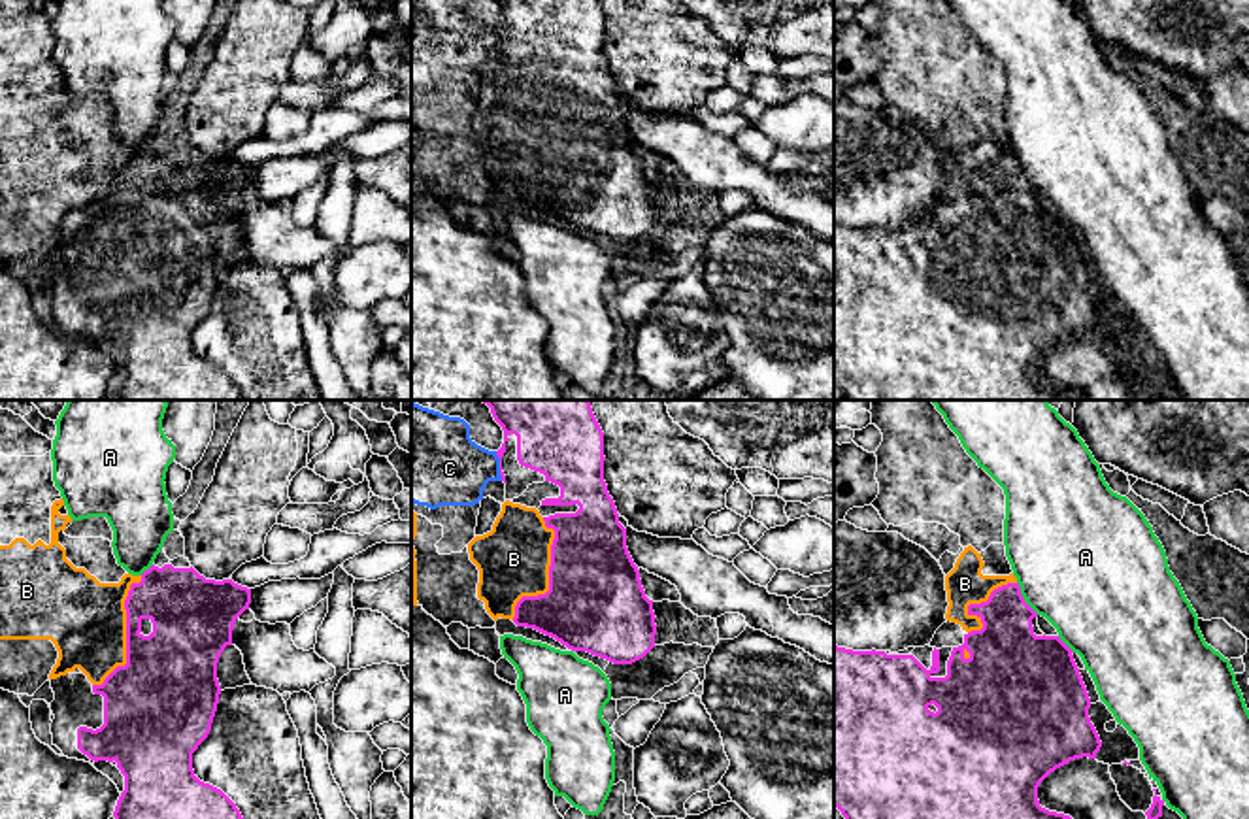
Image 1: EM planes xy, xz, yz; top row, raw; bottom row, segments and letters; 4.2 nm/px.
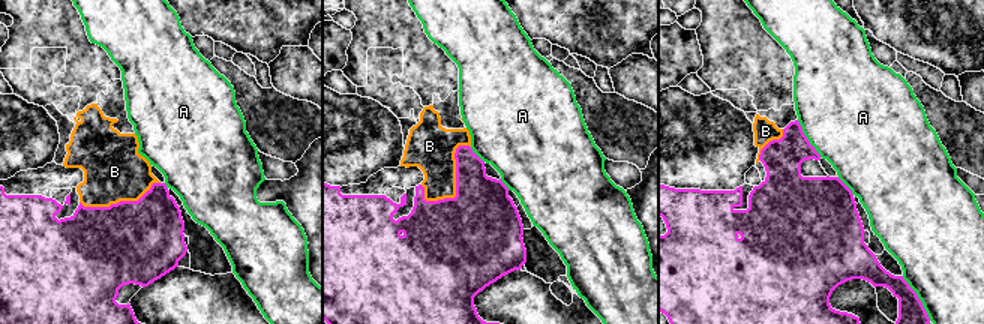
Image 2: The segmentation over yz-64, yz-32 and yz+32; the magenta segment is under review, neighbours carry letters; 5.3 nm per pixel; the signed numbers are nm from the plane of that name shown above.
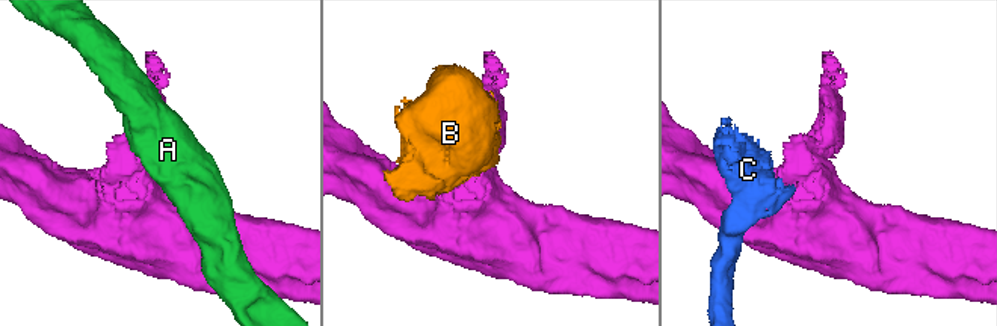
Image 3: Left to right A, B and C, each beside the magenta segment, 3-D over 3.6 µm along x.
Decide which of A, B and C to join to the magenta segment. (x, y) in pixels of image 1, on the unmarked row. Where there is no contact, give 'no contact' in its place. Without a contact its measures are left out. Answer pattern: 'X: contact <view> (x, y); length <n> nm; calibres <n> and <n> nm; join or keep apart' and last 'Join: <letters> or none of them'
A: contact yz (1023, 176); length 170 nm; calibres 300 and 480 nm; keep apart
B: contact xy (127, 212); length 500 nm; calibres 380 and 340 nm; keep apart
C: contact xz (500, 44); length 130 nm; calibres 240 and 340 nm; keep apart
Join: none of them

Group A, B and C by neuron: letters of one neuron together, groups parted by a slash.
A / B C

